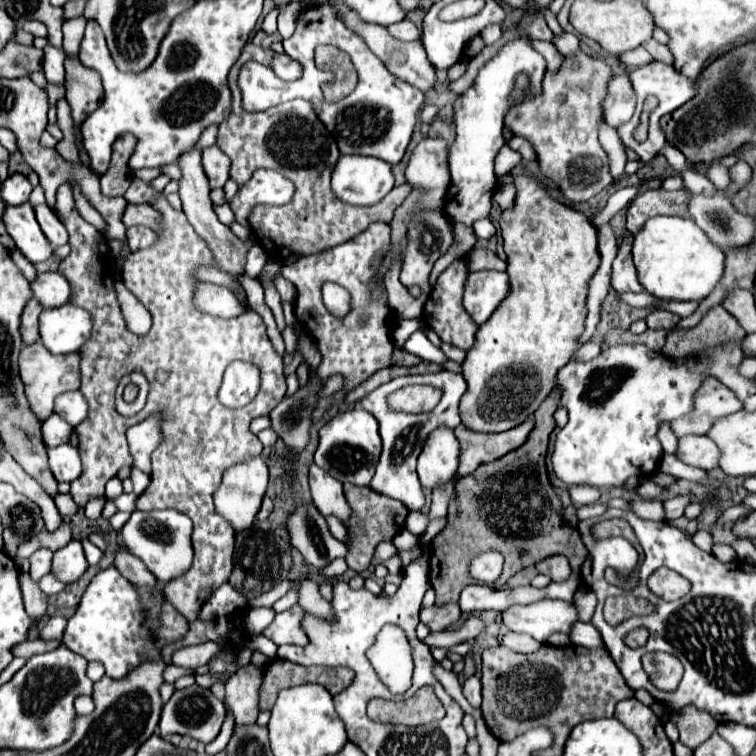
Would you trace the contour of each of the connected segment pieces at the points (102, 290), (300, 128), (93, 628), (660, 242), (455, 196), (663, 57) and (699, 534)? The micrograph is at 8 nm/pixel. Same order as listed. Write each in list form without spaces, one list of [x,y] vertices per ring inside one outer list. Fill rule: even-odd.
[[[64,183],[56,191],[56,215],[68,229],[70,255],[60,261],[58,271],[66,275],[72,287],[70,303],[88,309],[94,317],[94,329],[90,341],[82,345],[82,385],[80,393],[88,401],[88,417],[82,425],[76,425],[78,453],[82,457],[82,475],[72,481],[72,497],[84,507],[96,497],[104,497],[104,485],[112,479],[120,467],[132,465],[132,457],[126,443],[126,429],[138,421],[144,421],[152,413],[164,413],[170,423],[170,435],[164,435],[162,445],[152,453],[152,481],[148,489],[138,497],[136,509],[176,509],[188,515],[194,523],[192,547],[194,563],[182,577],[164,585],[166,599],[188,619],[198,619],[202,601],[210,597],[212,589],[228,583],[232,573],[234,553],[234,529],[224,521],[212,503],[212,493],[218,489],[224,471],[236,465],[240,459],[250,459],[262,453],[262,443],[250,433],[250,421],[260,415],[268,415],[274,405],[286,393],[286,379],[282,375],[282,357],[274,351],[262,317],[248,309],[232,319],[218,319],[200,313],[192,305],[192,291],[196,279],[192,271],[198,265],[214,265],[212,253],[188,223],[182,211],[174,211],[162,197],[152,203],[164,215],[164,229],[156,231],[158,241],[146,249],[126,257],[124,283],[130,293],[150,311],[152,329],[148,335],[138,337],[126,329],[112,283],[102,281],[102,257],[106,255],[106,239],[100,237],[96,227],[86,223],[72,195],[72,185]],[[234,359],[250,359],[262,371],[260,393],[252,403],[242,409],[228,409],[218,401],[218,389],[222,385],[224,369]],[[130,371],[142,371],[150,381],[148,405],[134,417],[122,417],[114,407],[114,391],[122,375]]]
[[[248,43],[242,49],[238,63],[230,69],[230,75],[228,75],[228,85],[232,91],[232,111],[230,111],[230,117],[222,121],[218,131],[218,143],[216,143],[232,159],[230,177],[238,185],[244,185],[256,169],[266,167],[292,179],[298,189],[298,203],[290,203],[284,207],[258,205],[250,215],[252,233],[258,235],[260,245],[268,251],[268,255],[278,261],[286,261],[286,257],[290,255],[318,253],[356,237],[374,221],[390,223],[394,209],[406,199],[412,187],[408,183],[398,185],[392,189],[388,197],[384,197],[380,203],[372,207],[352,207],[336,199],[330,189],[330,175],[340,153],[334,137],[316,117],[314,107],[308,101],[302,101],[302,99],[288,101],[276,107],[270,107],[262,113],[246,113],[242,109],[242,99],[240,99],[240,89],[236,85],[236,79],[244,61],[250,61],[250,59],[262,65],[268,65],[276,73],[298,71],[298,61],[288,57],[286,53],[278,55],[272,49],[260,49]]]
[[[112,565],[100,571],[90,581],[76,613],[68,621],[68,629],[64,631],[62,641],[70,651],[82,655],[86,661],[102,661],[108,677],[122,679],[144,661],[158,659],[162,647],[180,639],[186,633],[188,625],[190,623],[164,599],[162,611],[158,615],[158,627],[156,629],[146,627],[146,611],[142,607],[142,595]]]
[[[652,217],[646,221],[634,237],[632,255],[640,285],[662,301],[702,301],[724,273],[724,253],[686,217]]]
[[[518,35],[514,41],[508,41],[480,67],[474,85],[454,101],[456,139],[448,149],[452,201],[446,199],[446,213],[452,223],[460,221],[472,225],[476,219],[488,217],[490,213],[490,199],[498,181],[494,175],[494,157],[506,143],[502,139],[504,113],[510,109],[510,105],[518,103],[518,99],[510,99],[518,73],[526,73],[526,77],[530,77],[530,89],[526,89],[526,97],[536,97],[542,91],[540,83],[546,73],[546,59],[532,47],[532,37],[528,35]]]
[[[654,39],[646,41],[644,49],[654,57],[654,61],[662,61],[662,63],[668,63],[668,65],[674,63],[674,57],[672,57],[672,53],[668,51],[668,47],[662,45],[662,43],[658,43],[658,41],[654,41]]]
[[[698,529],[698,531],[692,535],[692,543],[694,543],[696,547],[700,547],[702,551],[706,551],[706,553],[712,551],[712,535],[710,535],[708,531]]]

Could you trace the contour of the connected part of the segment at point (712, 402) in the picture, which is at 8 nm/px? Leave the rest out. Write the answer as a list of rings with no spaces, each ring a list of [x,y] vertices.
[[[706,377],[694,393],[694,407],[686,417],[680,417],[678,421],[670,423],[670,429],[676,437],[684,435],[706,435],[706,431],[712,427],[712,423],[718,417],[736,413],[742,409],[742,403],[738,397],[722,385],[716,377]]]

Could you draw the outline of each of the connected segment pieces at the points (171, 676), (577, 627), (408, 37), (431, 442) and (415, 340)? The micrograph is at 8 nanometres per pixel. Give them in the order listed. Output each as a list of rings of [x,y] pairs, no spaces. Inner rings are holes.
[[[170,665],[170,667],[166,667],[166,671],[164,671],[166,683],[174,683],[176,679],[180,679],[180,677],[184,677],[184,675],[196,675],[196,671],[194,671],[194,669],[176,667],[176,665]]]
[[[576,621],[570,629],[570,641],[574,645],[580,645],[580,647],[604,647],[602,645],[602,637],[598,633],[598,629],[594,629],[594,625],[584,625],[582,621]]]
[[[400,21],[386,27],[388,33],[400,41],[416,41],[420,37],[420,29],[412,21]]]
[[[438,427],[426,439],[418,457],[418,475],[424,487],[432,489],[436,483],[448,481],[458,469],[458,439],[452,429]]]
[[[424,331],[412,333],[410,339],[404,343],[402,349],[408,351],[408,353],[412,353],[412,355],[422,357],[424,361],[432,361],[432,363],[440,363],[440,365],[444,365],[444,363],[448,361],[448,357],[444,355],[444,351],[442,351],[440,347],[434,347],[434,345],[428,341],[428,337],[424,335]]]

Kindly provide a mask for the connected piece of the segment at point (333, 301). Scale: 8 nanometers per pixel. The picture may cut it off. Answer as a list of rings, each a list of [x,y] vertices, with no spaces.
[[[326,283],[322,287],[322,301],[334,317],[346,317],[350,313],[350,293],[340,285]]]

